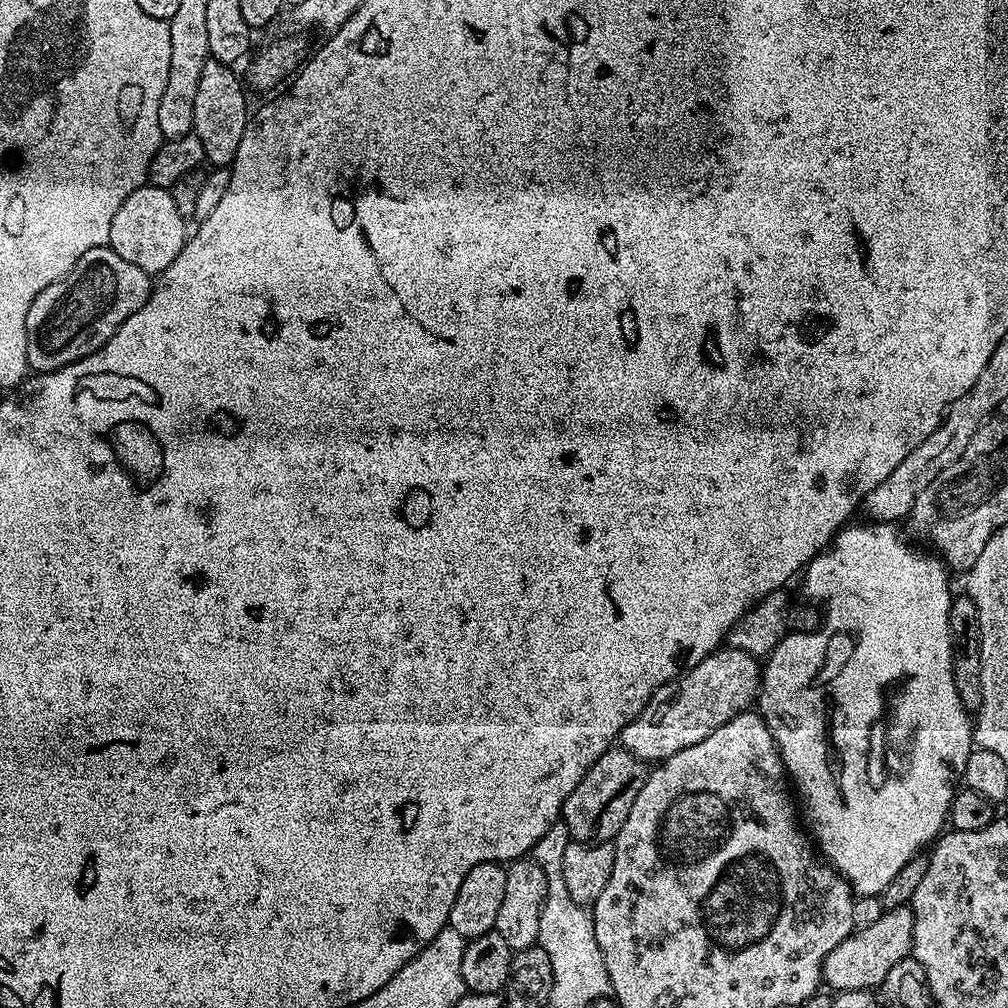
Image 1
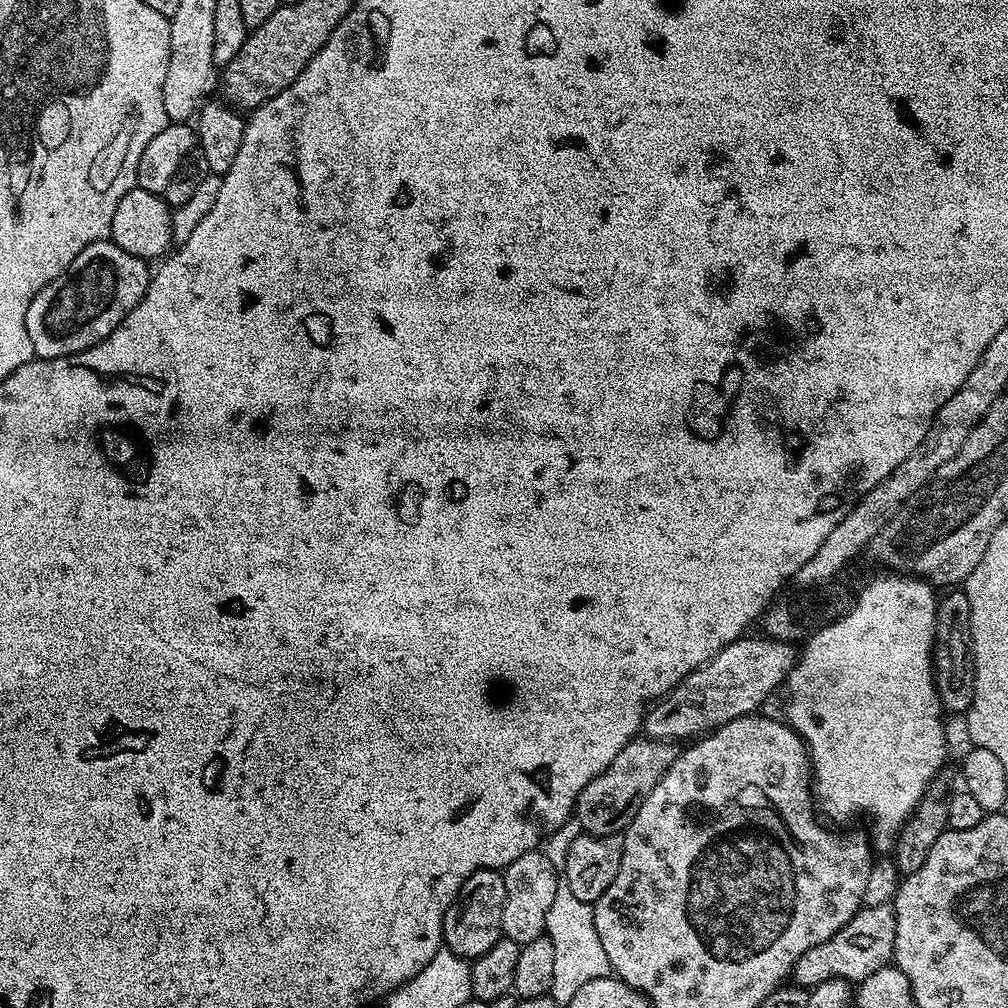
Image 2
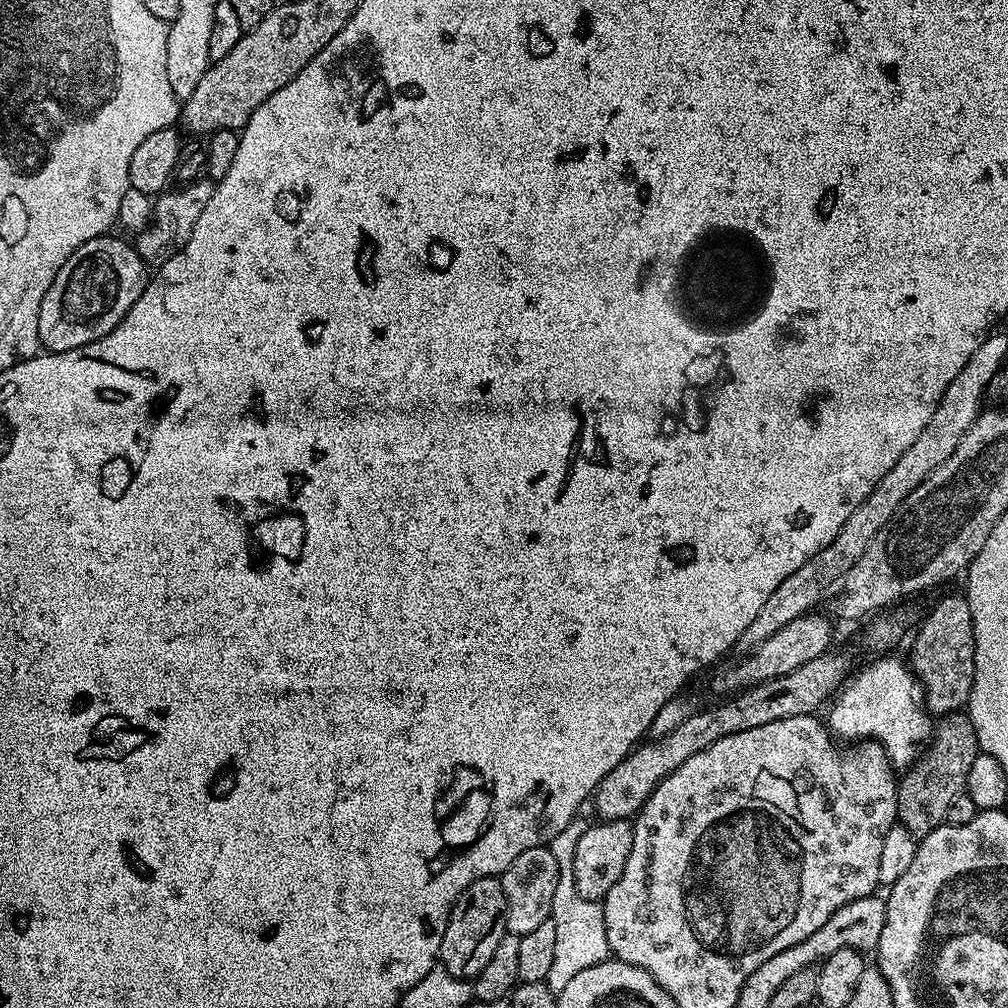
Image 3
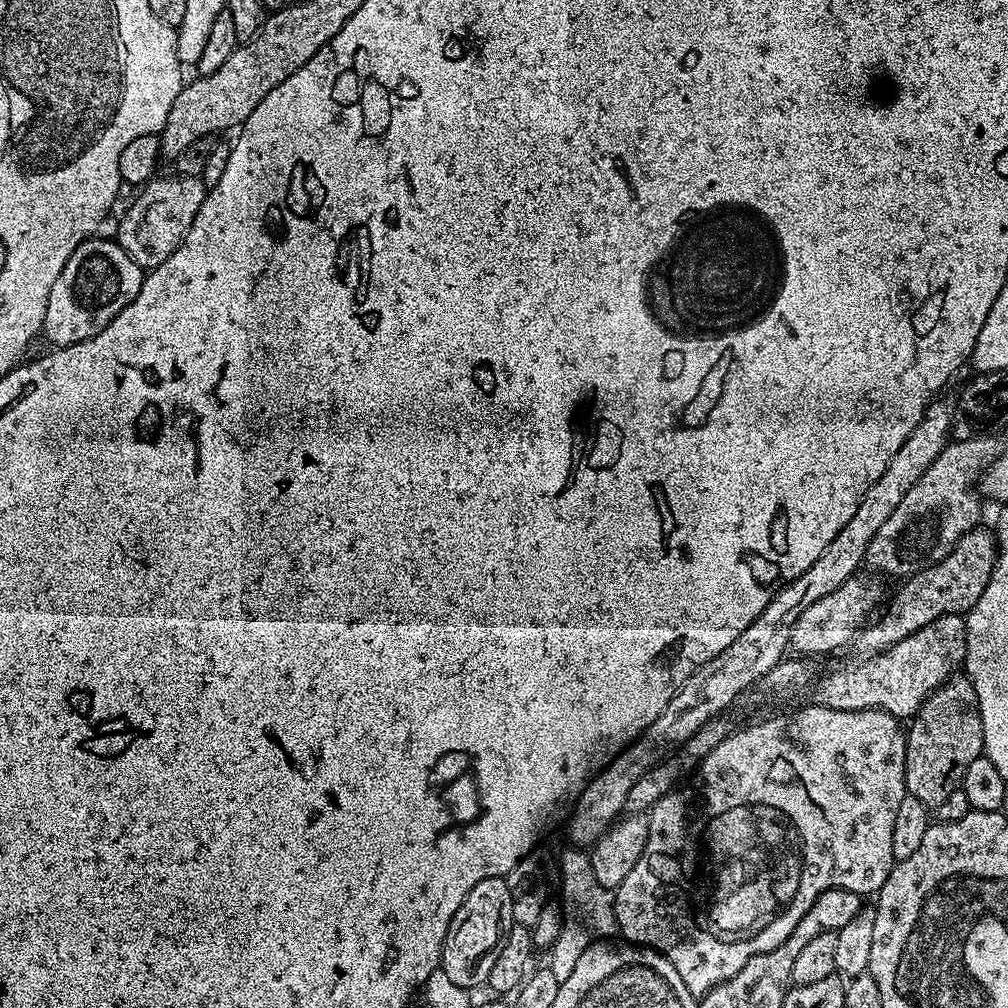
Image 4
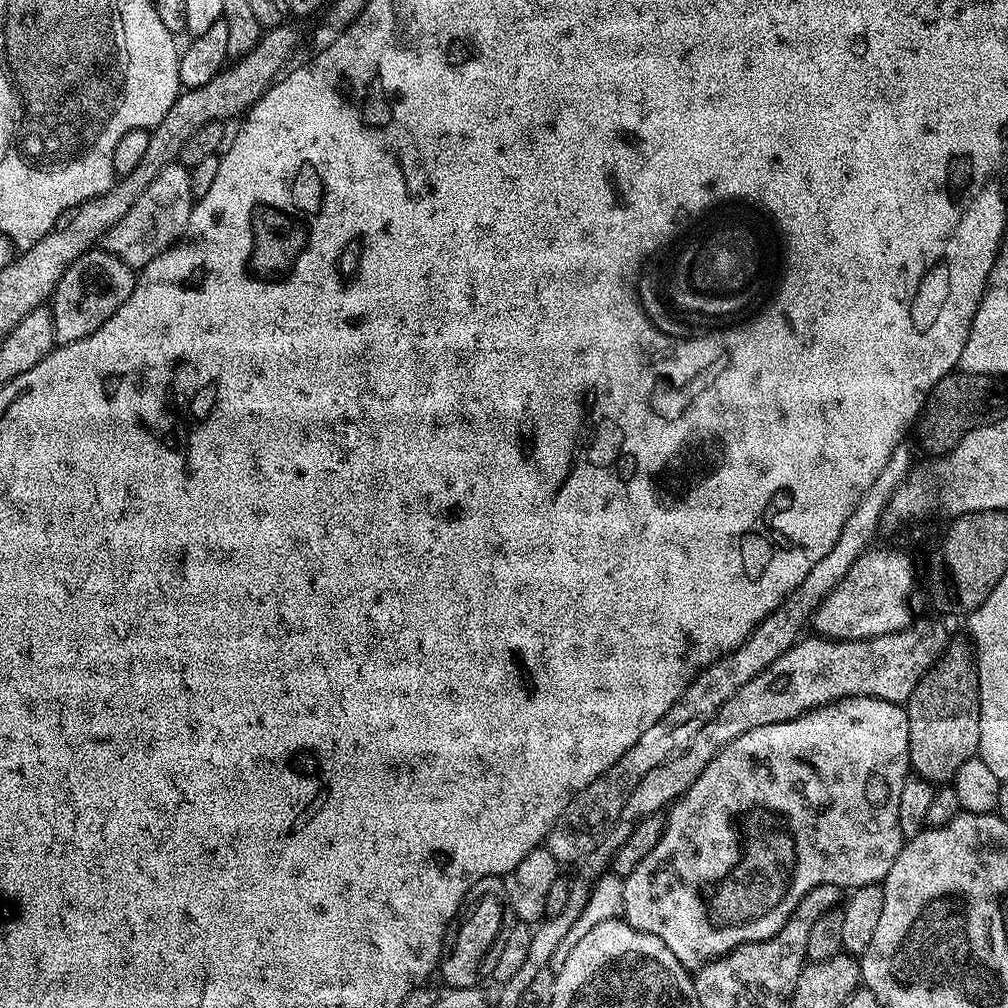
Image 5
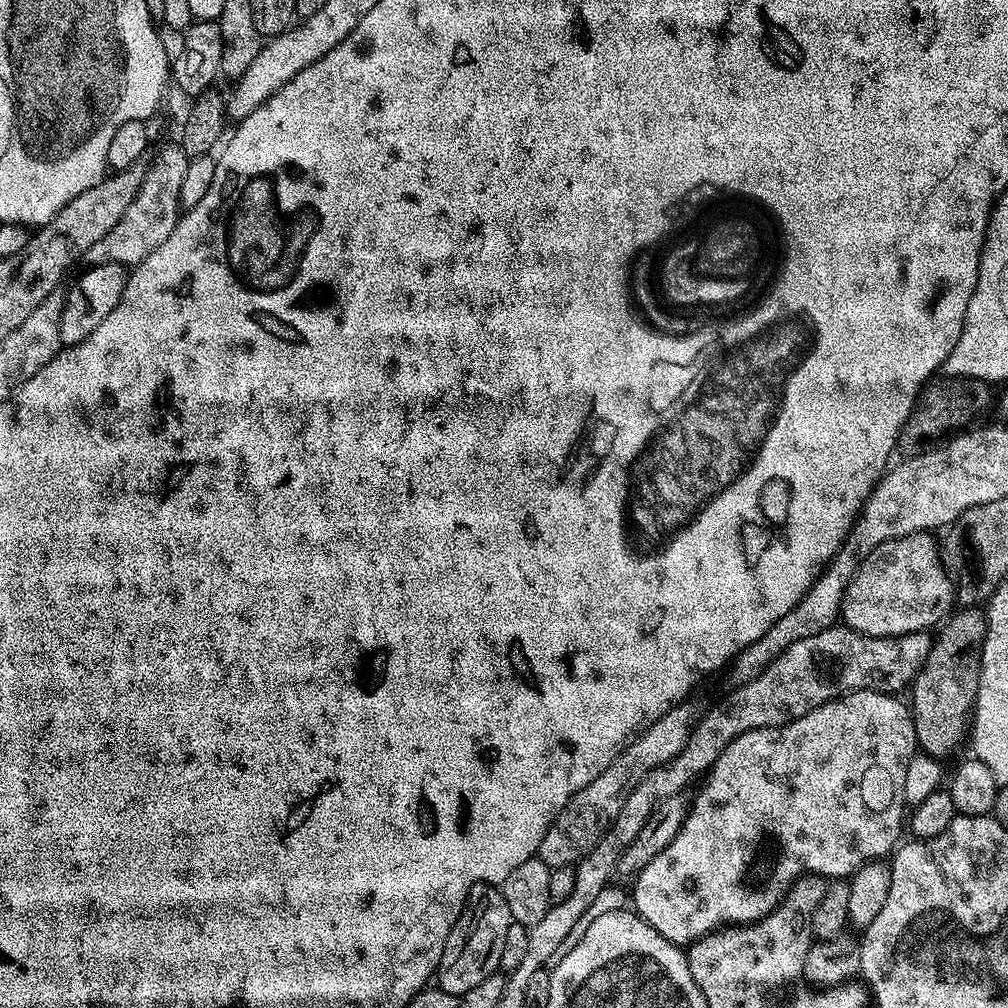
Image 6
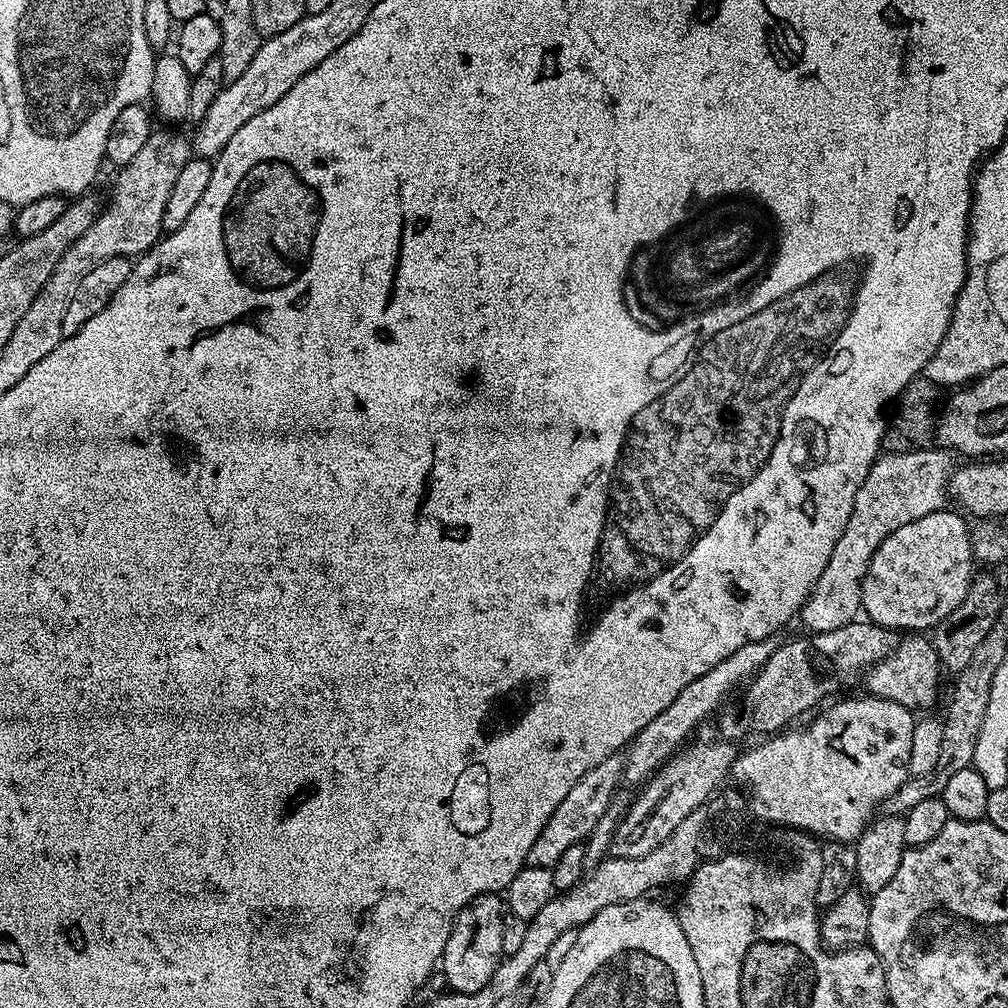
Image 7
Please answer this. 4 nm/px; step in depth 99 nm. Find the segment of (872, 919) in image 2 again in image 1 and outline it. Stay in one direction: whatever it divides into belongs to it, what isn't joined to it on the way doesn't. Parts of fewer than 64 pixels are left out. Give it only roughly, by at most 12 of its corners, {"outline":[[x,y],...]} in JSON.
{"outline":[[884,911],[826,954],[836,992],[879,989],[912,951],[914,914]]}

